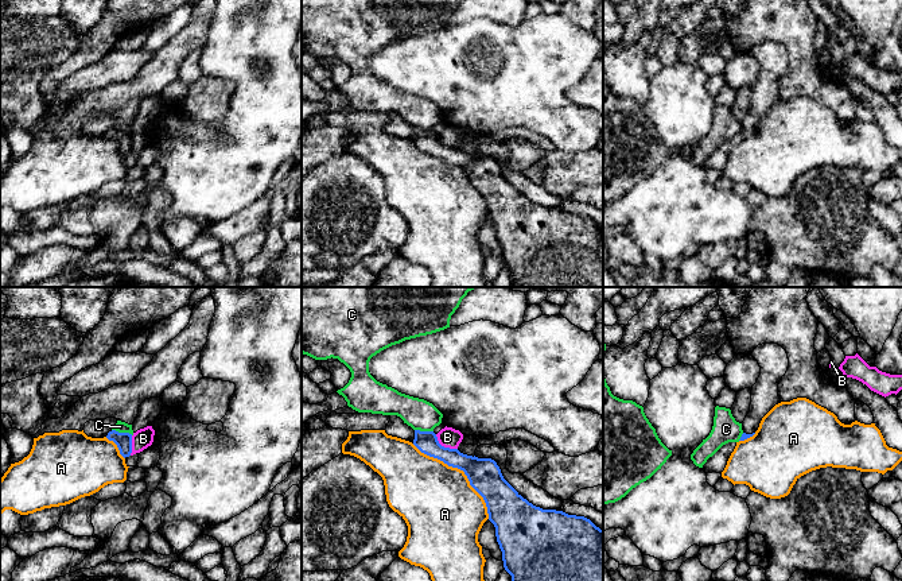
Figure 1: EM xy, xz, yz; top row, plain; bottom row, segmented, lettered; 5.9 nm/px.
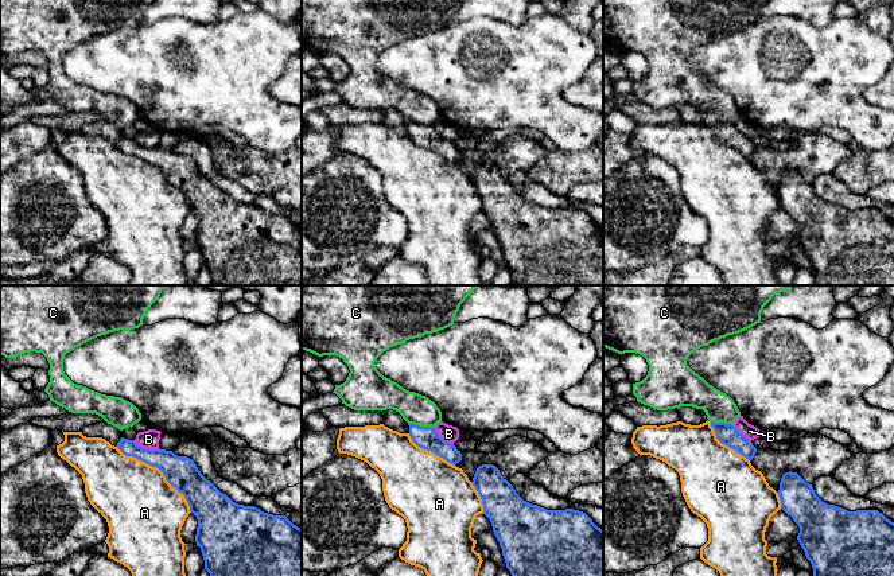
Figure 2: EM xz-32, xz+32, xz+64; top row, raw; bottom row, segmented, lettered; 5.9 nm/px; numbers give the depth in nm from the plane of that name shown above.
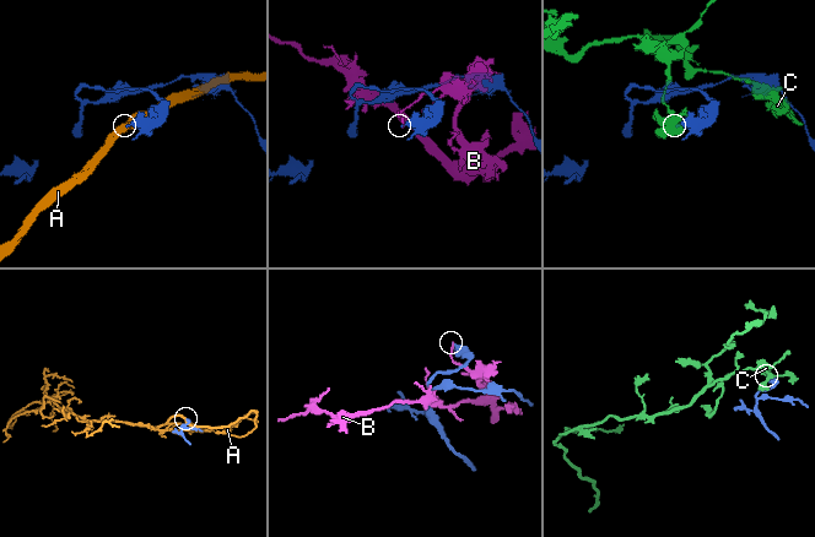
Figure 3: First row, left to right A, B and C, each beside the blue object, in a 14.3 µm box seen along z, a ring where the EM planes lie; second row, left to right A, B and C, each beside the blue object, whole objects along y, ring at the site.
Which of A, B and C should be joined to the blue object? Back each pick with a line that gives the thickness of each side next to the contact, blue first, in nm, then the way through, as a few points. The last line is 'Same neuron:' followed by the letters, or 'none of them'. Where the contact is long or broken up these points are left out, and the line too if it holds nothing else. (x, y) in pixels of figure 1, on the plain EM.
Same neuron: none of them

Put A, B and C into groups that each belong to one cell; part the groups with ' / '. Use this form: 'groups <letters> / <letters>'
groups A / B / C

